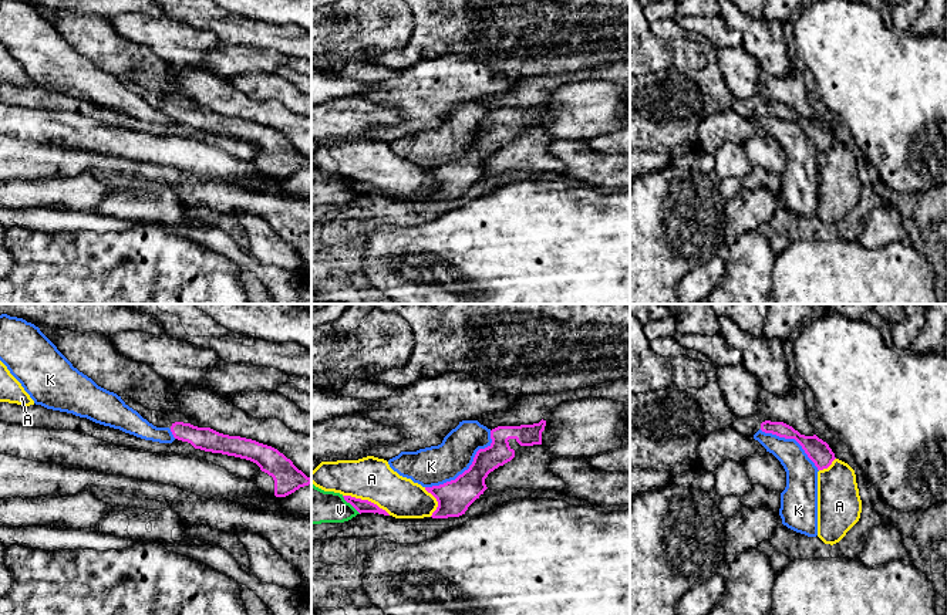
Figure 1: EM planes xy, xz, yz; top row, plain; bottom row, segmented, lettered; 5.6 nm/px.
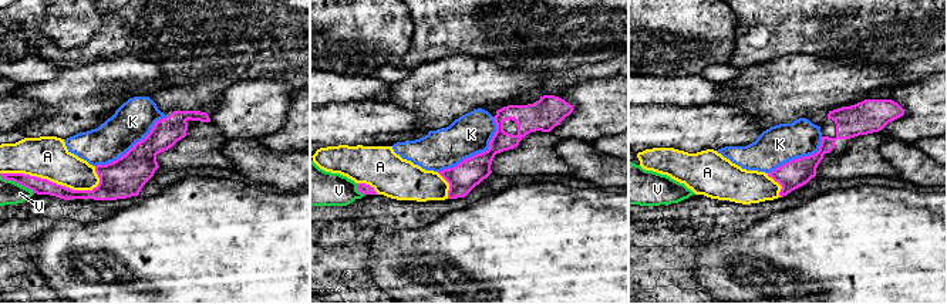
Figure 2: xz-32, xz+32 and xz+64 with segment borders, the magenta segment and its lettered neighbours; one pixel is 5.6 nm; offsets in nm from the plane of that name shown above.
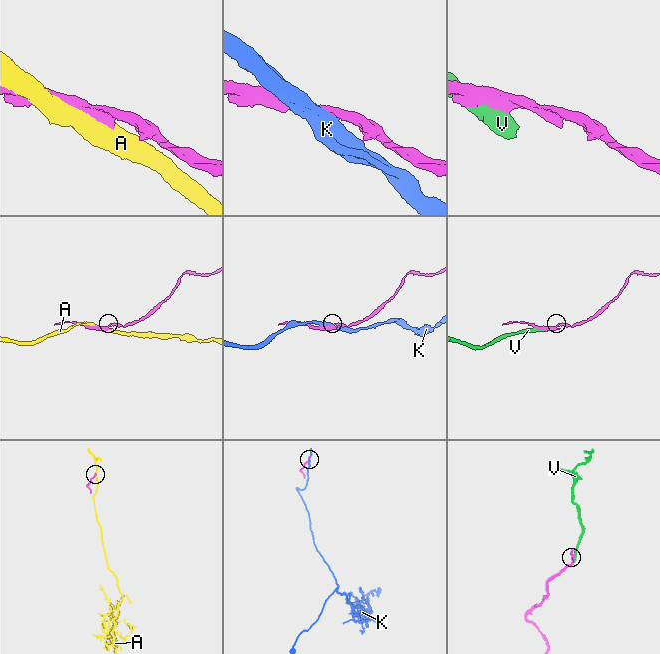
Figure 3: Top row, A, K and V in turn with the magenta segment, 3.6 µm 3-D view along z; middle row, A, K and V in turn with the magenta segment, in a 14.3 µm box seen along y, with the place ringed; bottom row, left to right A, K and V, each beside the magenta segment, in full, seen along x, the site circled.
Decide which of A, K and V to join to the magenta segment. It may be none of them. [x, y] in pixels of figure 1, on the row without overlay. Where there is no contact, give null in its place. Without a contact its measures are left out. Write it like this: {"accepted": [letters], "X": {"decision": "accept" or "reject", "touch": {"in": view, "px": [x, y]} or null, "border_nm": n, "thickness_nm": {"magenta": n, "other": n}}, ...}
{"accepted": [], "A": {"decision": "reject", "touch": {"in": "xz", "px": [367, 182]}, "border_nm": 300, "thickness_nm": {"magenta": 80, "other": 240}}, "K": {"decision": "reject", "touch": {"in": "xz", "px": [468, 151]}, "border_nm": 500, "thickness_nm": {"magenta": 200, "other": 220}}, "V": {"decision": "reject", "touch": {"in": "xz", "px": [351, 186]}, "border_nm": 150, "thickness_nm": {"magenta": 80, "other": 200}}}

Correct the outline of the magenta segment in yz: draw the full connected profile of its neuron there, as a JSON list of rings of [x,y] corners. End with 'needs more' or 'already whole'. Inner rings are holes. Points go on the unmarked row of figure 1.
[[[765,102],[761,105],[761,112],[785,121],[795,121],[802,128],[808,139],[815,145],[818,152],[828,151],[836,141],[829,126],[816,116],[801,116],[798,112],[783,104]]]; already whole

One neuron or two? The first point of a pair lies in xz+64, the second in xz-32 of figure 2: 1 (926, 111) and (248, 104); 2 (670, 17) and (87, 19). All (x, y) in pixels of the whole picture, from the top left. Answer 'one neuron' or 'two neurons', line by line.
1: one neuron
2: one neuron

